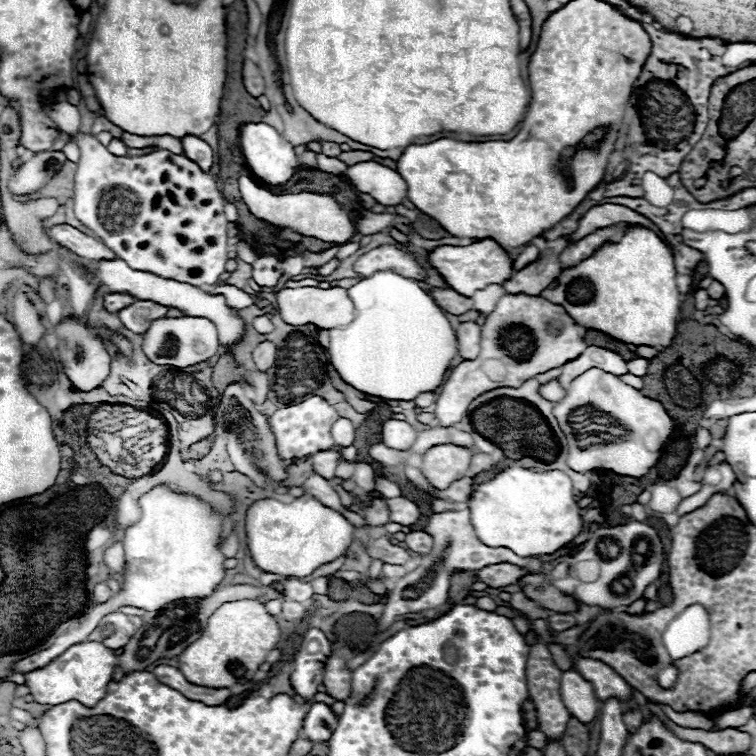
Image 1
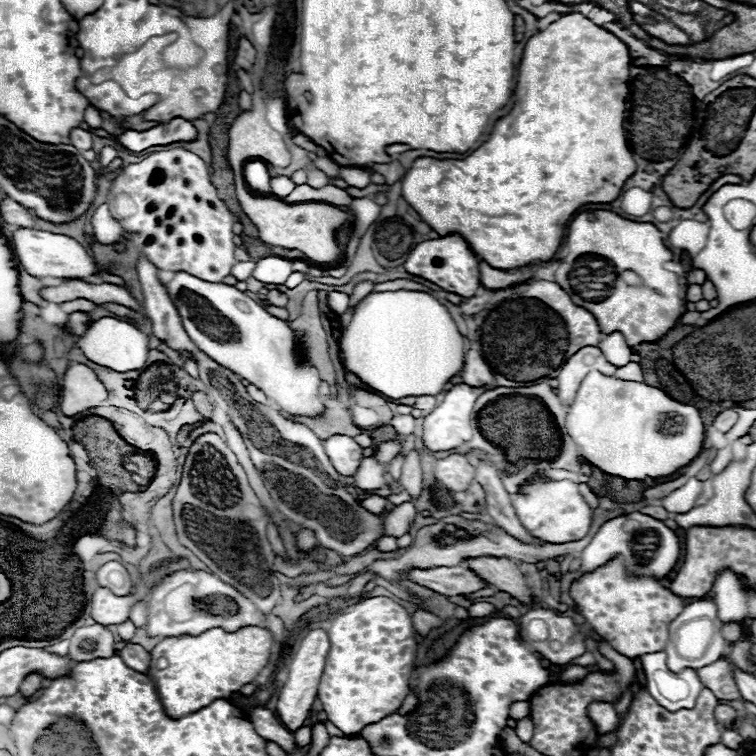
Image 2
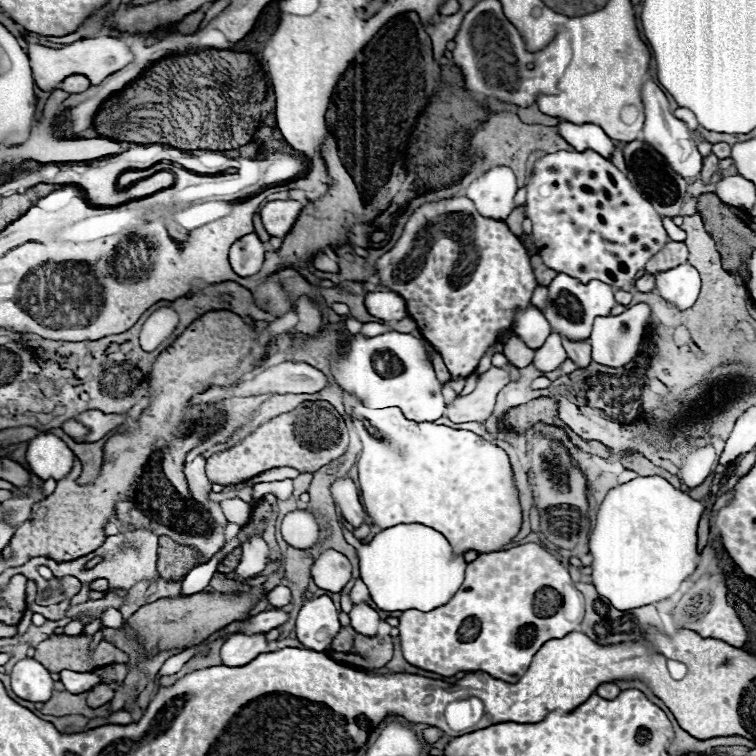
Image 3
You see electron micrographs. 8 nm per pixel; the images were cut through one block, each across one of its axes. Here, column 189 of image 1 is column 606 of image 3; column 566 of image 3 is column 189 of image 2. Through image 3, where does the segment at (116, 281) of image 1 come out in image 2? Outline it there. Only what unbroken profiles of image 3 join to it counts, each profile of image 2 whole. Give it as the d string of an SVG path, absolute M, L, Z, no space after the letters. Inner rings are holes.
M178 272L172 276L170 282L164 282L164 286L182 318L182 326L186 334L204 354L208 354L224 368L230 368L234 374L246 378L250 384L256 384L258 388L262 388L262 392L266 392L266 396L276 406L280 406L290 414L318 416L324 412L324 406L320 402L322 396L318 394L318 386L320 386L318 372L316 368L308 366L308 362L296 358L296 334L288 328L288 322L270 316L264 306L256 304L252 298L248 298L244 292L236 290L234 286L222 284L222 282L210 284L186 272Z

